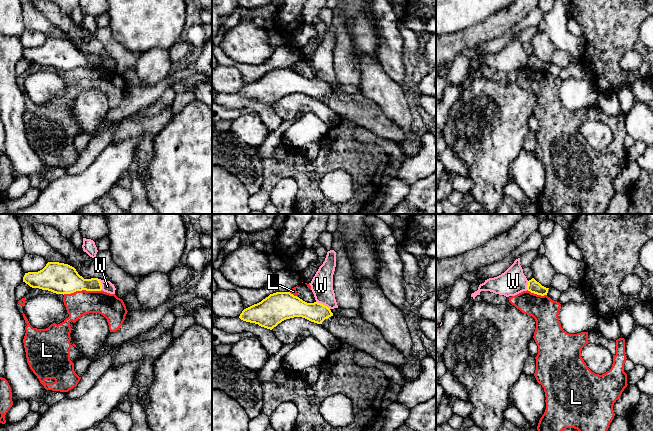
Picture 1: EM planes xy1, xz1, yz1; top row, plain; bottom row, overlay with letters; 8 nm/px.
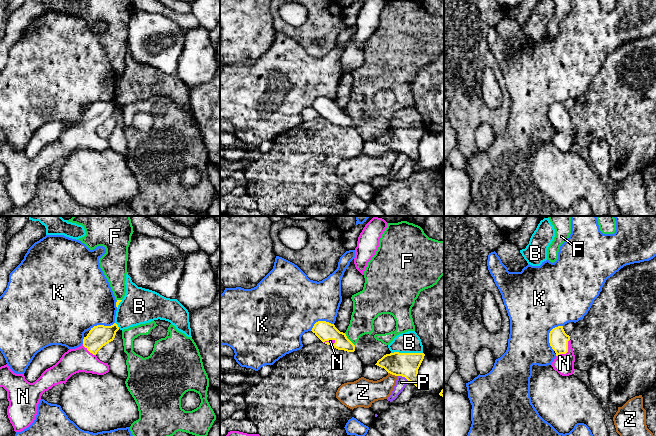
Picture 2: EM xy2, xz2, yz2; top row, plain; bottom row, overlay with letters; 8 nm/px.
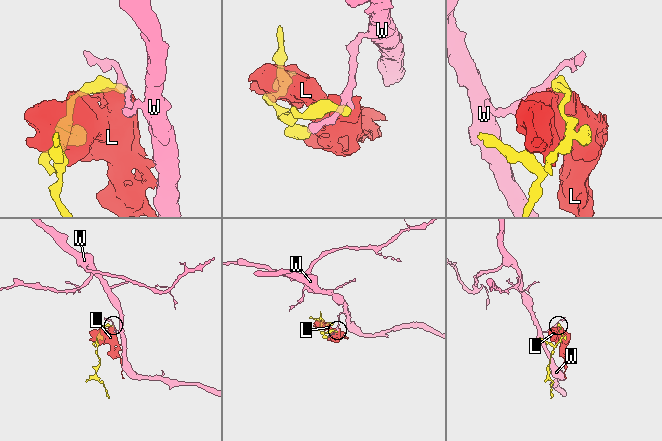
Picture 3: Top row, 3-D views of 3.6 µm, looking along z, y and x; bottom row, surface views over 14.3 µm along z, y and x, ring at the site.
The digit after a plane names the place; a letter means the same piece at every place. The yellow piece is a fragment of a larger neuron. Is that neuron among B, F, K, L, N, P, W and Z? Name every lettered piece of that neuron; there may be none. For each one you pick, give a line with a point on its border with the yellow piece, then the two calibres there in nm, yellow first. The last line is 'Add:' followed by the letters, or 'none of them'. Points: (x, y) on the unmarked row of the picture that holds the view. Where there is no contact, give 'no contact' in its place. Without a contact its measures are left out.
N: meets yellow in yz2 at (567, 127); 160 nm thick on the yellow side, 160 nm on the other
Add: N

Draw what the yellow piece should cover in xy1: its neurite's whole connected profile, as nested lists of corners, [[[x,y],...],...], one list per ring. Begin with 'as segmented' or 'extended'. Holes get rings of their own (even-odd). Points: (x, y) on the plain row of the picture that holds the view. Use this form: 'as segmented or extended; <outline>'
as segmented; [[[48,38],[38,48],[25,49],[23,58],[32,64],[48,66],[63,71],[82,66],[102,66],[100,55],[84,55],[74,43],[59,38]]]

